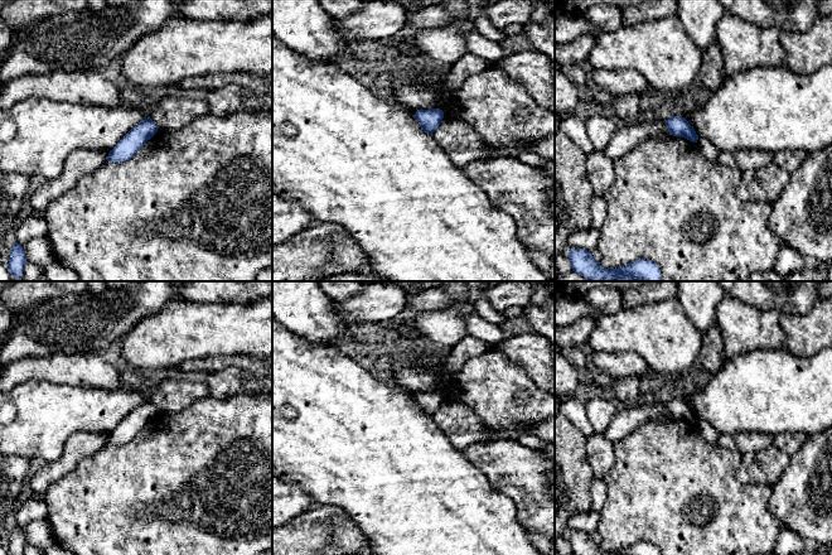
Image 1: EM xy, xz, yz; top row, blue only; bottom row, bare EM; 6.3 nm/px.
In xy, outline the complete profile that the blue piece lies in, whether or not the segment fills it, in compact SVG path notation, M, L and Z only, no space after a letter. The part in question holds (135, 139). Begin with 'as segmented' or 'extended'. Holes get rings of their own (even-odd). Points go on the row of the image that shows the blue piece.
as segmented | M145 117L137 126L131 129L117 144L110 150L107 161L124 163L131 159L147 140L158 132L158 127L150 117Z

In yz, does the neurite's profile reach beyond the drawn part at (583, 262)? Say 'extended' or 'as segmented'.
as segmented

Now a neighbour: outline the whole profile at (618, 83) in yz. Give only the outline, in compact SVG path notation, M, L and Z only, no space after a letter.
M589 67L589 71L591 72L596 88L613 97L623 97L625 95L643 97L650 90L644 76L635 69L605 71Z

